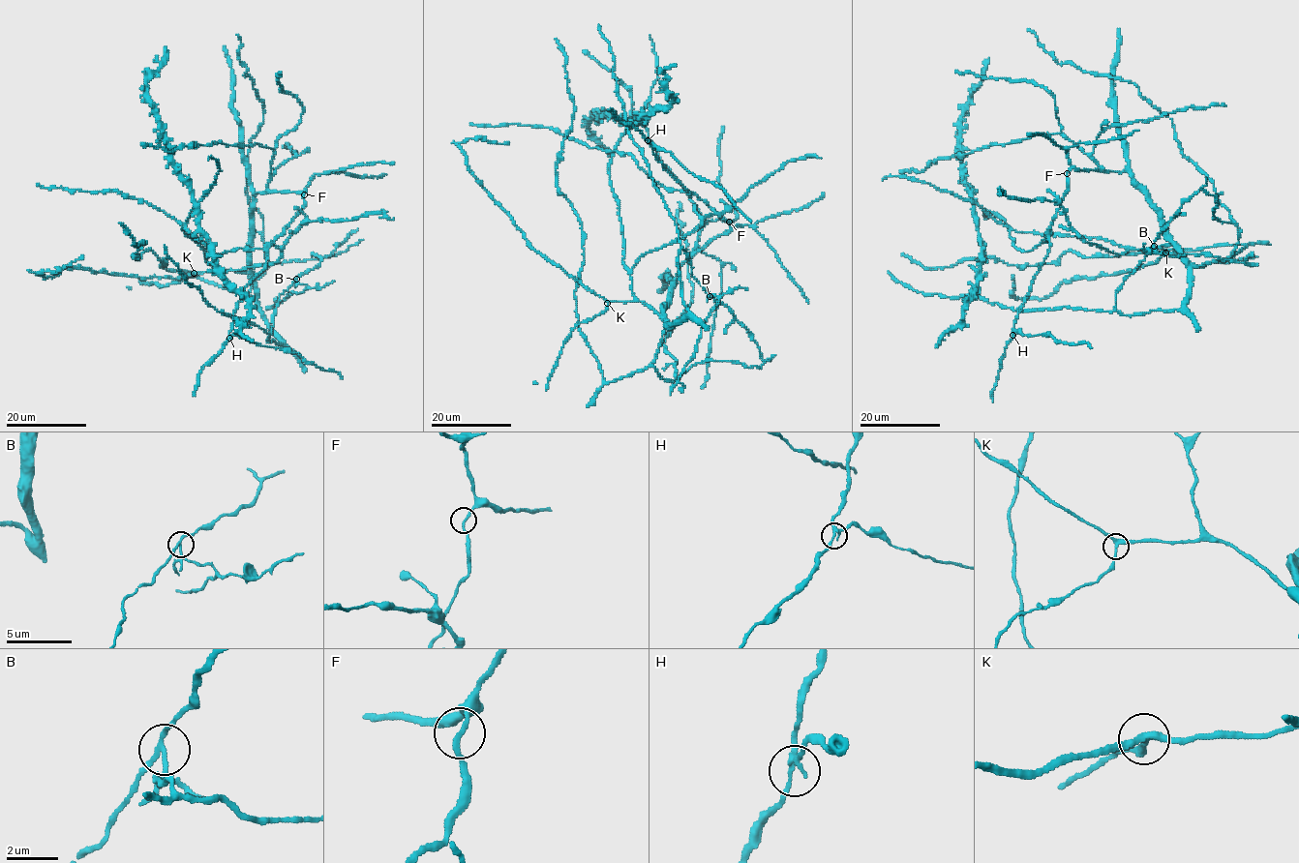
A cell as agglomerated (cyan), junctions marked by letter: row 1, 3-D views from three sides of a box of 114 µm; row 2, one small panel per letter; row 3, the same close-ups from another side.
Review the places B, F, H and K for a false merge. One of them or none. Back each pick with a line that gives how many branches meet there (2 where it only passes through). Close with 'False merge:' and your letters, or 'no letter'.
B: 4
False merge: B

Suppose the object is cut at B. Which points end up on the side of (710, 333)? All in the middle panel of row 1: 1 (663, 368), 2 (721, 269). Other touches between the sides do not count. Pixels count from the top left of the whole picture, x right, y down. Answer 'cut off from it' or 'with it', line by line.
1: with it
2: with it

